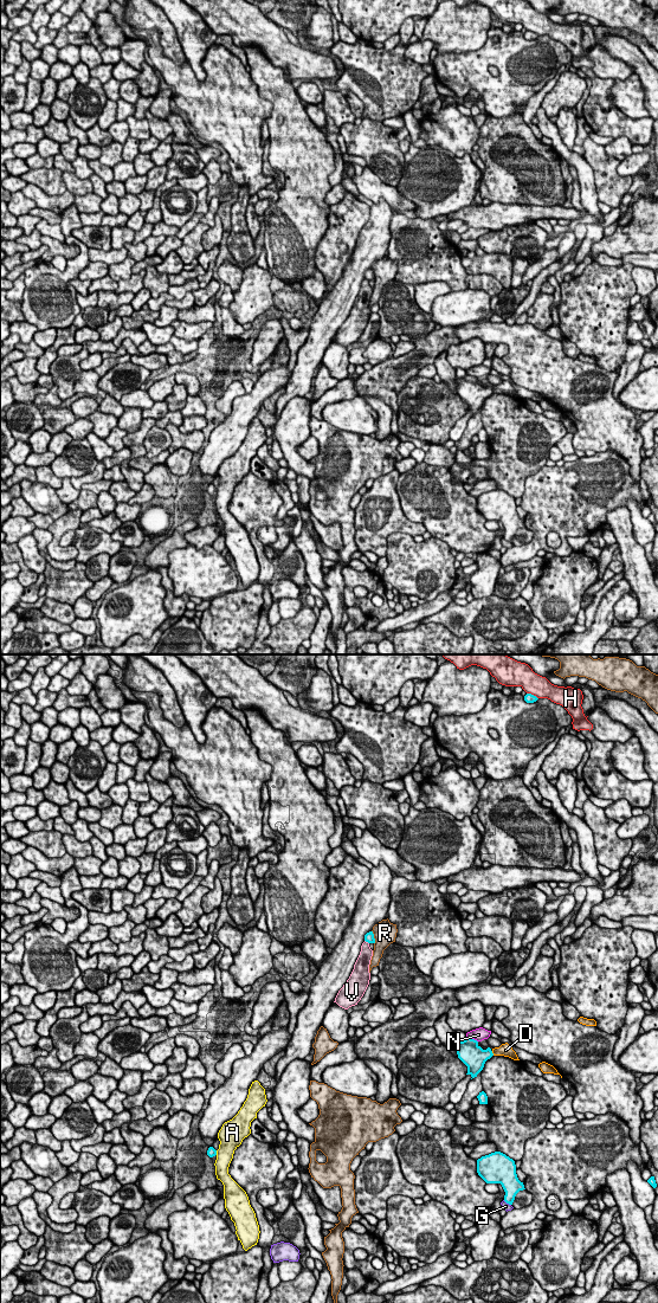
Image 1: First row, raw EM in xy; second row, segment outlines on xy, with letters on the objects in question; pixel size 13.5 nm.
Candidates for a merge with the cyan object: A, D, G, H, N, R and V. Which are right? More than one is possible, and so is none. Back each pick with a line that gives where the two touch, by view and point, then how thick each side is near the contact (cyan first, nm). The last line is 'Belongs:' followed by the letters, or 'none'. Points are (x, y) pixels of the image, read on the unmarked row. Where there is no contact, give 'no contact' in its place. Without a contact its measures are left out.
D: contact xy (492, 391); calibres 320 and 170 nm
Belongs: D

